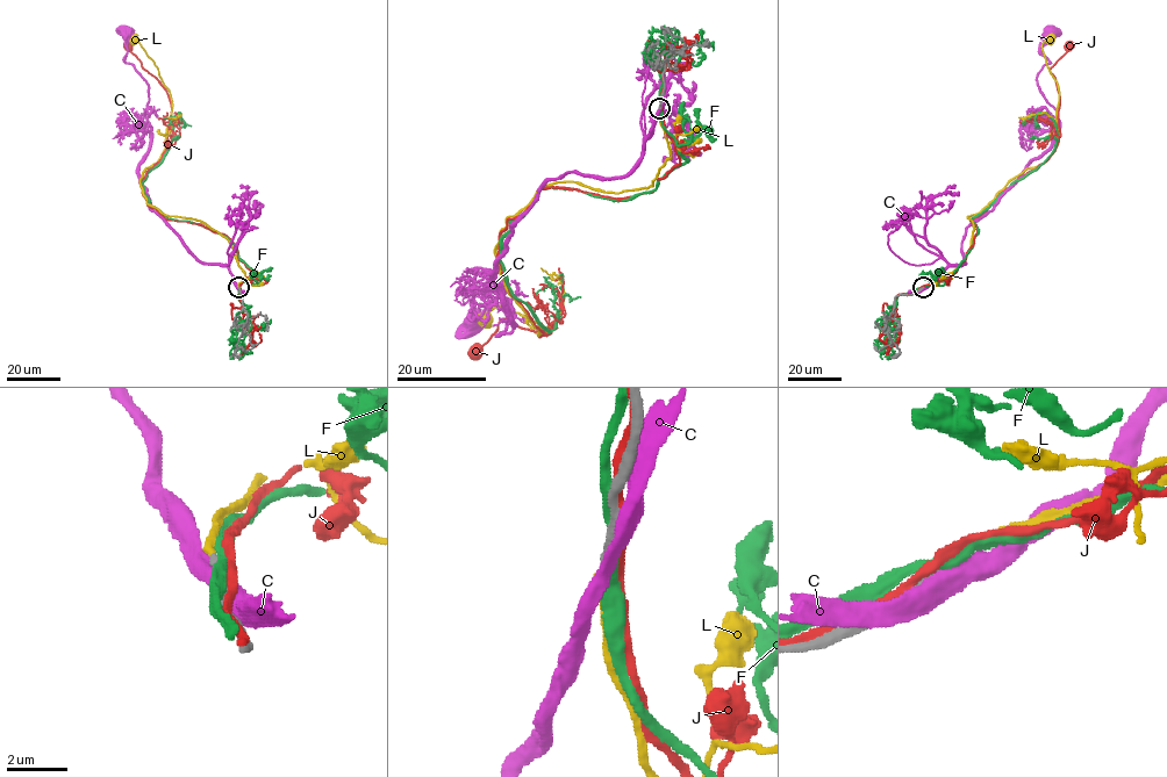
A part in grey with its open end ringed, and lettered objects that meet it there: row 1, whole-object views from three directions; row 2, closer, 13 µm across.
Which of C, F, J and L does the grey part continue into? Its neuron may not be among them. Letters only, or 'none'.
L

